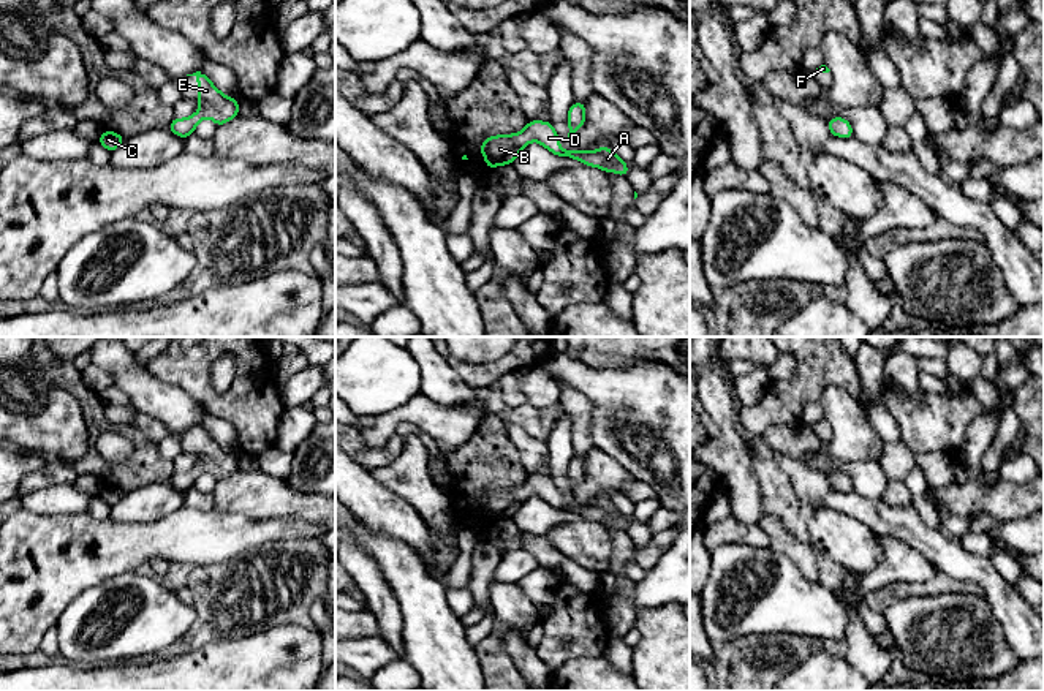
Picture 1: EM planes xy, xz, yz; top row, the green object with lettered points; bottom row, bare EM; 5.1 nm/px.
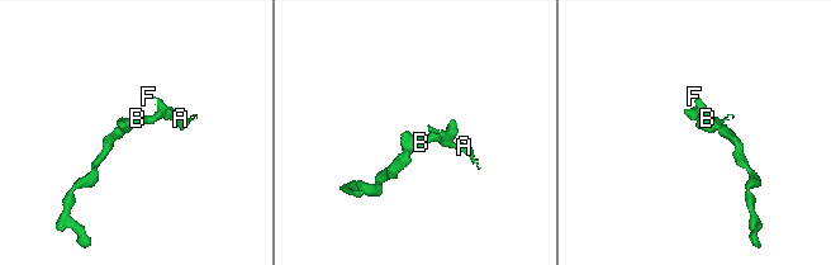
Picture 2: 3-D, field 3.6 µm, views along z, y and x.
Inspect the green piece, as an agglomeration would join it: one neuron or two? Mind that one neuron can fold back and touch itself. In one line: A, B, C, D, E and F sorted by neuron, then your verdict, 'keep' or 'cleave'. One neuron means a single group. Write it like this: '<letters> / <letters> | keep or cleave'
A B C D E F | keep

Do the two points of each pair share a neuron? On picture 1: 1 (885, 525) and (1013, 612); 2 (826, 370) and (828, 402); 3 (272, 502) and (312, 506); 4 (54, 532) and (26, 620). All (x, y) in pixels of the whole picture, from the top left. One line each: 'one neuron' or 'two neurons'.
1: one neuron
2: two neurons
3: one neuron
4: one neuron

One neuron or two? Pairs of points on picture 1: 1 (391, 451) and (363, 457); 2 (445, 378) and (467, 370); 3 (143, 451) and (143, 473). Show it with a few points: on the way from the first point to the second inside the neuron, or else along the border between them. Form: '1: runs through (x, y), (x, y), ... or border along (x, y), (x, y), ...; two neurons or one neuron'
1: runs through (385, 456), (369, 457); one neuron
2: border along (438, 353), (473, 389); two neurons
3: runs through (144, 456), (143, 468); one neuron

